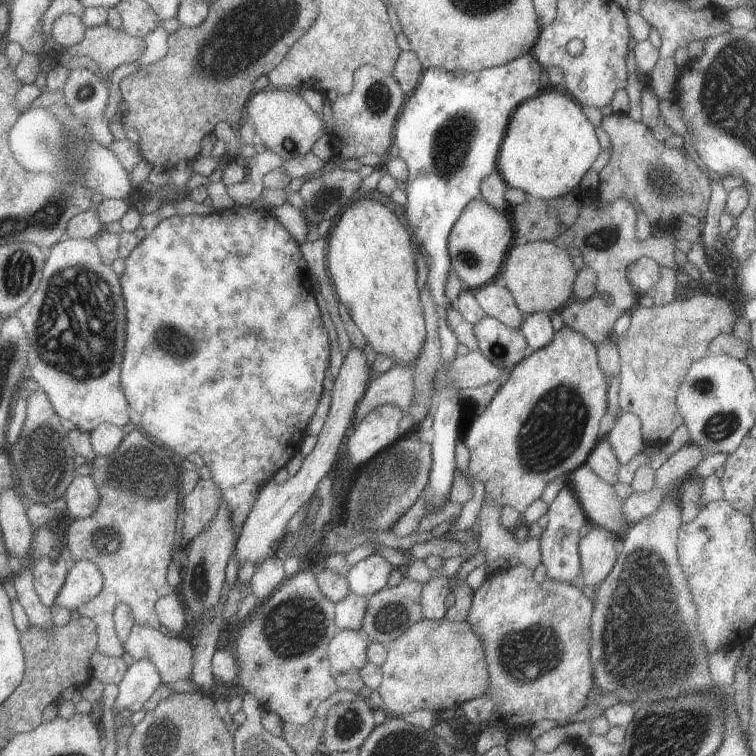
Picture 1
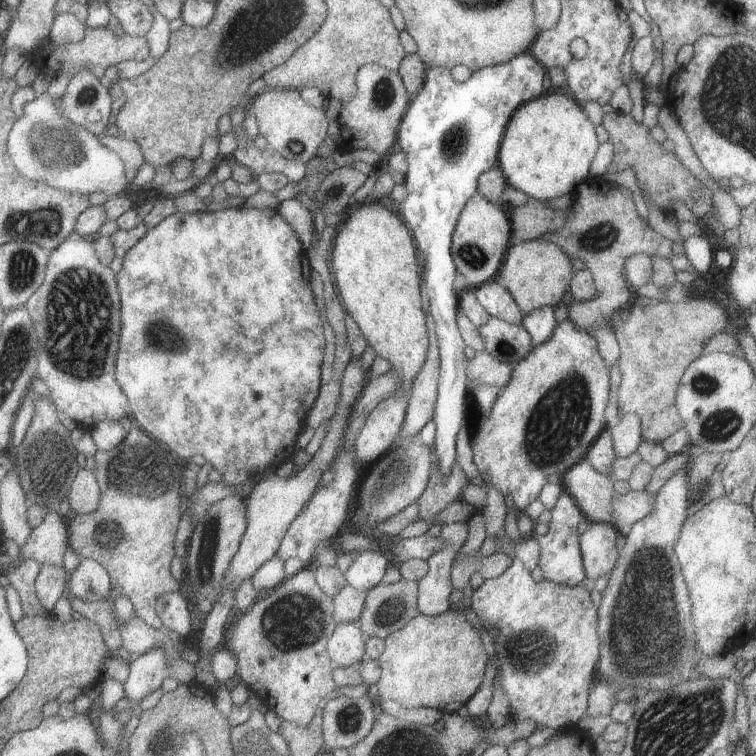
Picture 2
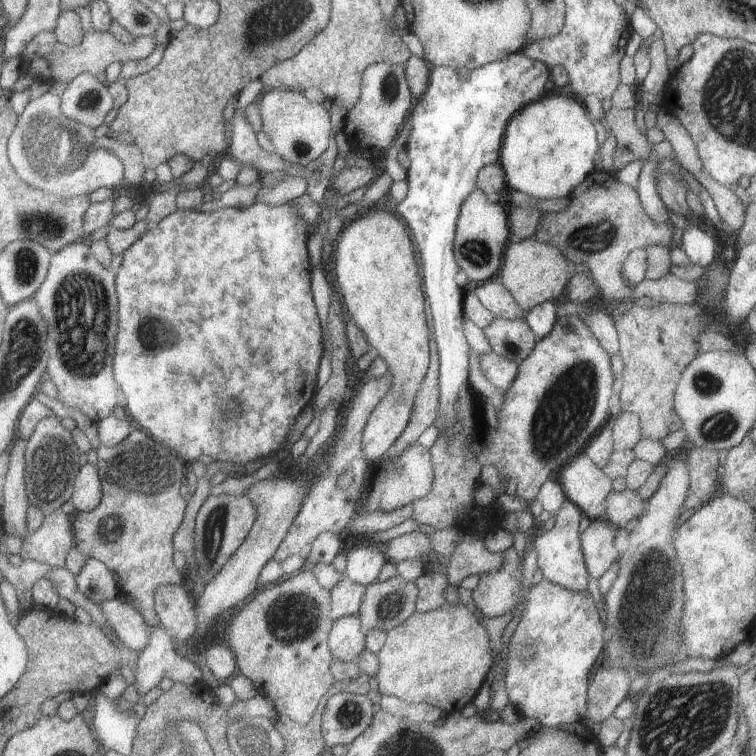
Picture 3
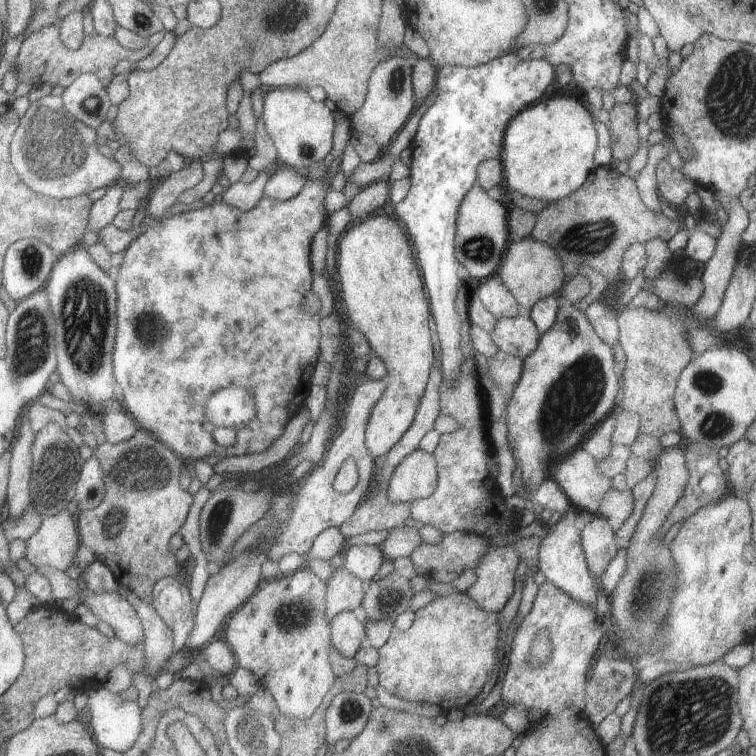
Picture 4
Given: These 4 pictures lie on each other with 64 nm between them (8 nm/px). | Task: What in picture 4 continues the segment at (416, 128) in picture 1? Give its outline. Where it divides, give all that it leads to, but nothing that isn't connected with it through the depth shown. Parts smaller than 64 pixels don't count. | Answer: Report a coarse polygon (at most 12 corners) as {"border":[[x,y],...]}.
{"border":[[513,50],[437,68],[395,220],[415,248],[441,344],[455,312],[455,216],[509,122],[555,82]]}

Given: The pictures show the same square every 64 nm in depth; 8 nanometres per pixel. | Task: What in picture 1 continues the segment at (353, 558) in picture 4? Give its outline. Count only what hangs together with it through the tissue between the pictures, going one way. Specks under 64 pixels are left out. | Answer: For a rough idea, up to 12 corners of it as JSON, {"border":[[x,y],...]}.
{"border":[[371,554],[345,572],[349,590],[373,596],[393,566]]}

